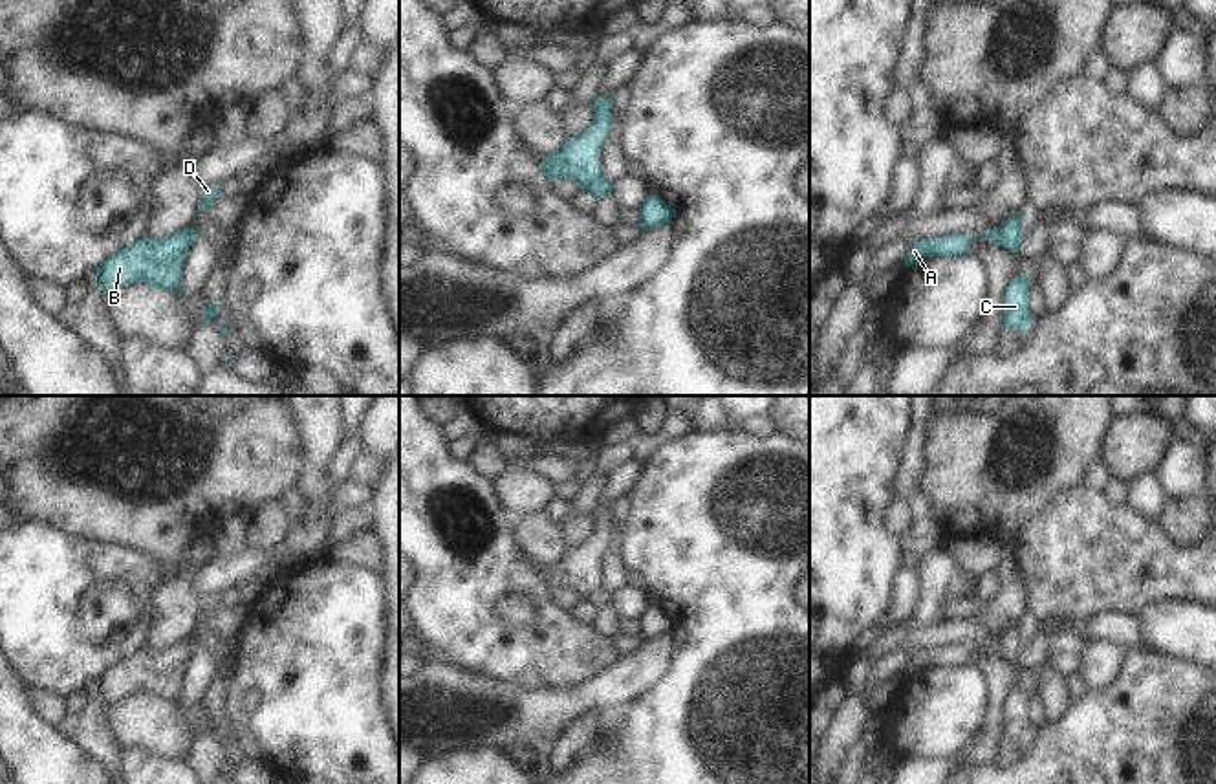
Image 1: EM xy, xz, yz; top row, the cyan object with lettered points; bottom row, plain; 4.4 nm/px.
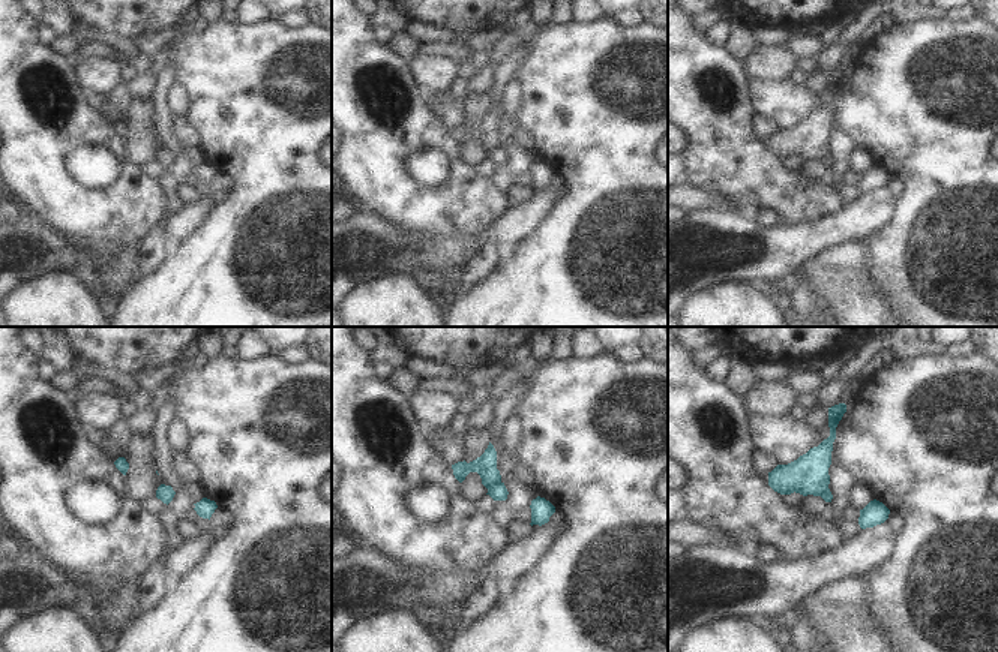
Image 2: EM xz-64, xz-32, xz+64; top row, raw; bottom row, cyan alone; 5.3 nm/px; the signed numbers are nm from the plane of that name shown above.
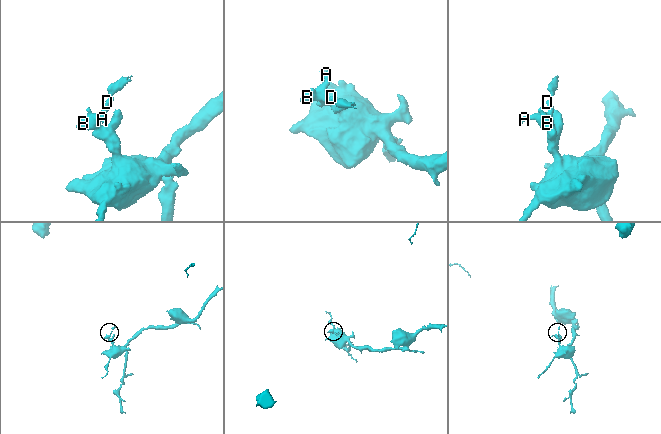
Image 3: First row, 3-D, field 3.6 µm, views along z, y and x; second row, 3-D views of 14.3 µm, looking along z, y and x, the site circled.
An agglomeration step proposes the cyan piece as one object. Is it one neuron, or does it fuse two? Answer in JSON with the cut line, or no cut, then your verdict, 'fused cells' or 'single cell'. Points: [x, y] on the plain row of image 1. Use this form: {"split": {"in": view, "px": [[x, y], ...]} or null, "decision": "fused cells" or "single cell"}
{"split": {"in": "xz", "px": [[601, 585], [585, 598]]}, "decision": "fused cells"}

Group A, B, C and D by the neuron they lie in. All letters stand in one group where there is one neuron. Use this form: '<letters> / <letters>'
A B C / D

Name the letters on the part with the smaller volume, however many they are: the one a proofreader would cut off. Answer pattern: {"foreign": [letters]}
{"foreign": ["D"]}

